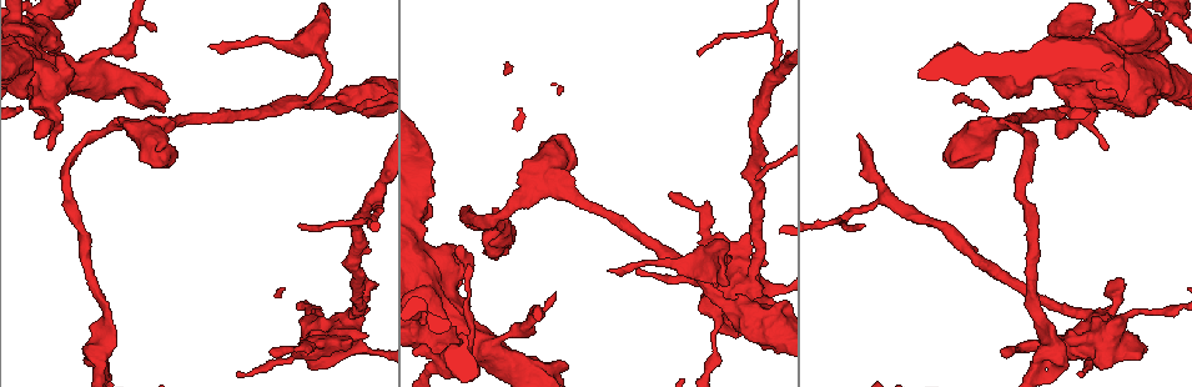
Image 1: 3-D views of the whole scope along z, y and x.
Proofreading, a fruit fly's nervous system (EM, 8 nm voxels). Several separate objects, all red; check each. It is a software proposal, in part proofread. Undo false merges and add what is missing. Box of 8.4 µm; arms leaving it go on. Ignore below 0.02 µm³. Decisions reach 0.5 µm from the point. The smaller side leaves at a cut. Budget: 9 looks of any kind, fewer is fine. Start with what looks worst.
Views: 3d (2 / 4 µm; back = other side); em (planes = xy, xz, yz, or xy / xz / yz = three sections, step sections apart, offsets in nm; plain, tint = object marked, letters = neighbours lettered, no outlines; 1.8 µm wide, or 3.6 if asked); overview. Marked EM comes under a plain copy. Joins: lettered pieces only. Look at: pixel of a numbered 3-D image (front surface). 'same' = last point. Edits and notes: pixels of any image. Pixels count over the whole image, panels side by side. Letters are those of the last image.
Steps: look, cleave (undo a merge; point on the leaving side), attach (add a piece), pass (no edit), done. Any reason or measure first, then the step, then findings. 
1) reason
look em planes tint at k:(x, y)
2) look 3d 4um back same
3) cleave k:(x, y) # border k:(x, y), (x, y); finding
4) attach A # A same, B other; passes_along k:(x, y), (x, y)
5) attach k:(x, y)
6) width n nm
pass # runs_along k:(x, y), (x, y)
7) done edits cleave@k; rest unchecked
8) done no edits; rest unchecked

sudden change in width
look 3d 4um at 1:(1078, 102)

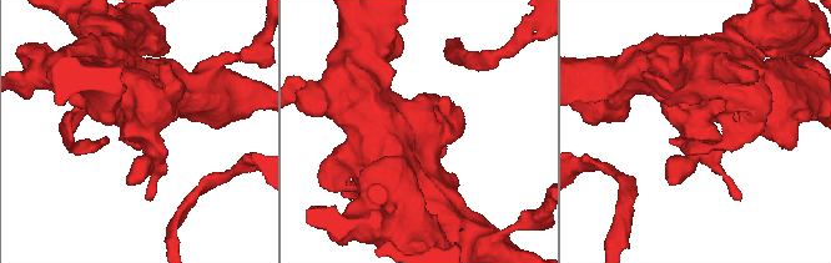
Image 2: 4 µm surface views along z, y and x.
shape alone is not enough
look em planes letters at 2:(702, 126)

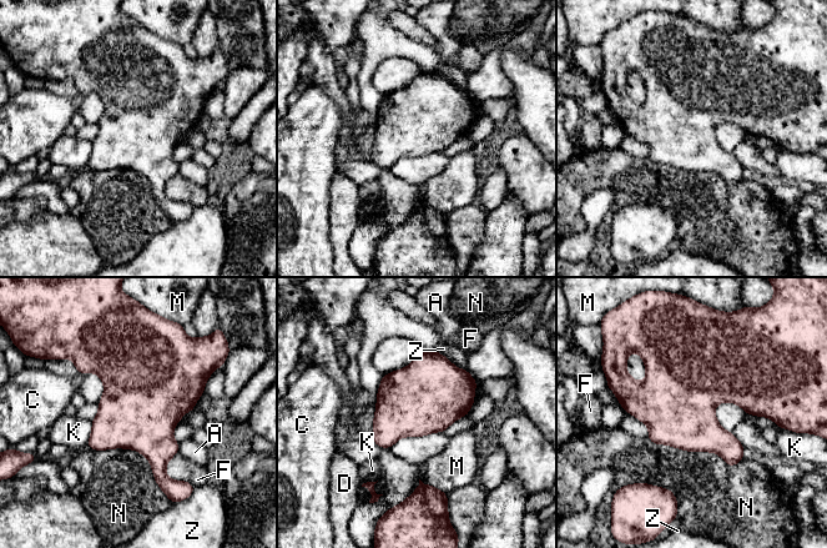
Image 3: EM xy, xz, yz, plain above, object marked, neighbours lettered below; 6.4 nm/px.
pass # A other, C other, D other, F other, K other, M other, N other, Z other; border 3:(87, 447), (139, 451), (169, 498); all the same neuron

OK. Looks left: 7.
sharp bend
look 3d 2um at 1:(442, 354)

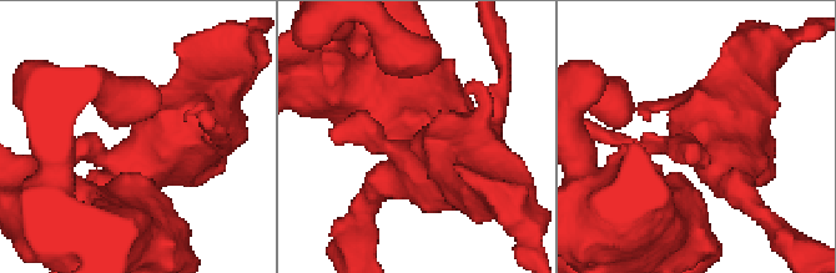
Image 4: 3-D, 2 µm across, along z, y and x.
look em xy step 16 tint at 4:(137, 178)

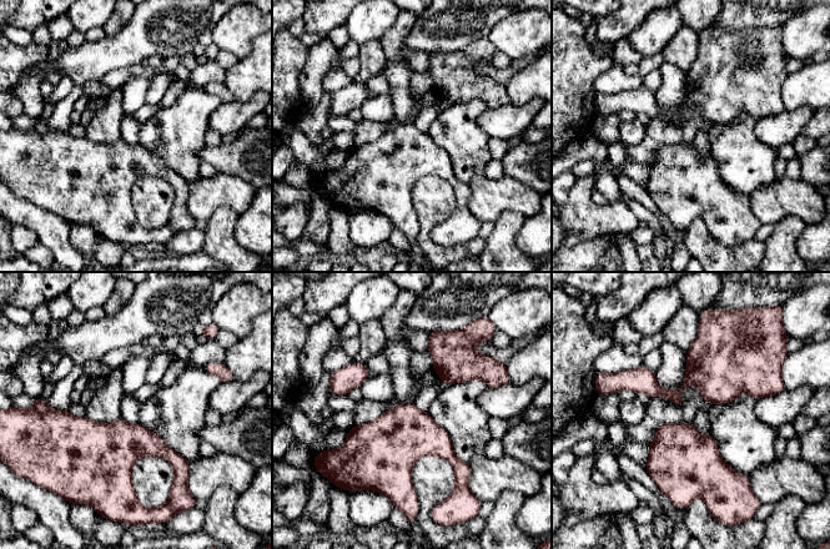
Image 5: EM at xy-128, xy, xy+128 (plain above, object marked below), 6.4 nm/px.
look em planes letters same

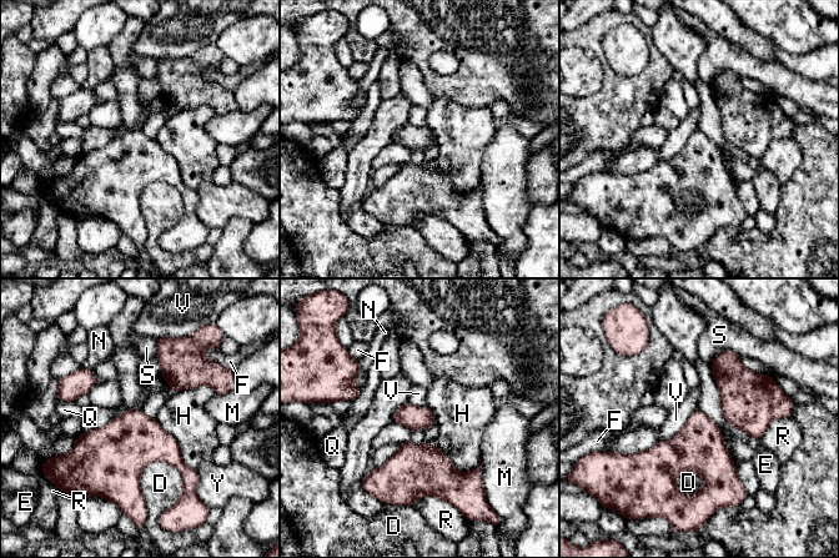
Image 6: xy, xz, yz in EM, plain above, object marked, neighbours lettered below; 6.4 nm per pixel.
longest_contact H 420 nm
pass # D other, E other, F other, H other, M other, N other, Q other, R other, S other, V other, Y other; border 6:(697, 408), (672, 437), (658, 442); one neuron here

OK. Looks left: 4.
look em planes letters at 1:(670, 191)

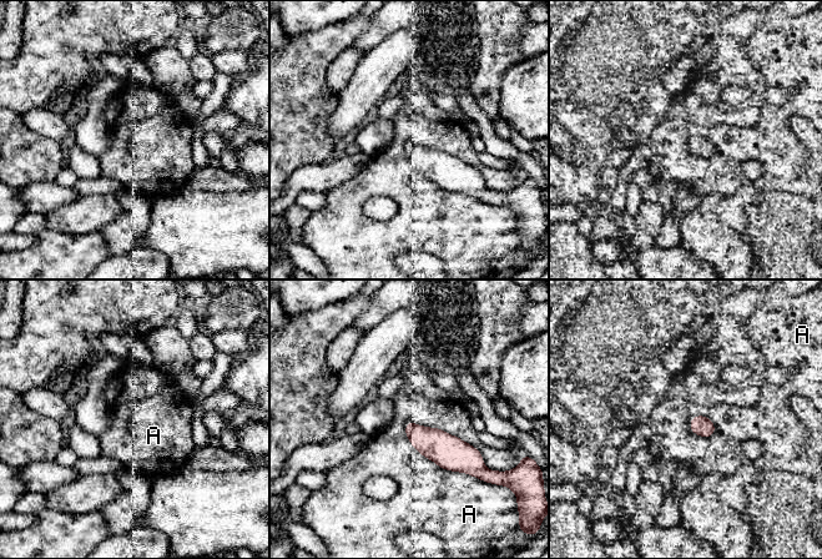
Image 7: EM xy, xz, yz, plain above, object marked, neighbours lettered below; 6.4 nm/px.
pass # A other; border 7:(406, 423), (459, 437), (484, 464); none of them fits

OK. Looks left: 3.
thick end
look 3d 2um at 1:(163, 92)

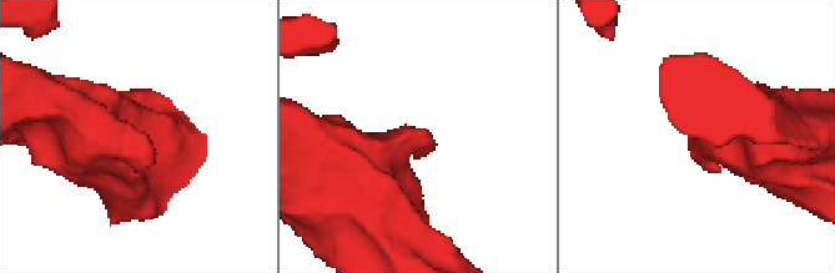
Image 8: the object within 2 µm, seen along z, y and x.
look em planes letters at 8:(424, 132)

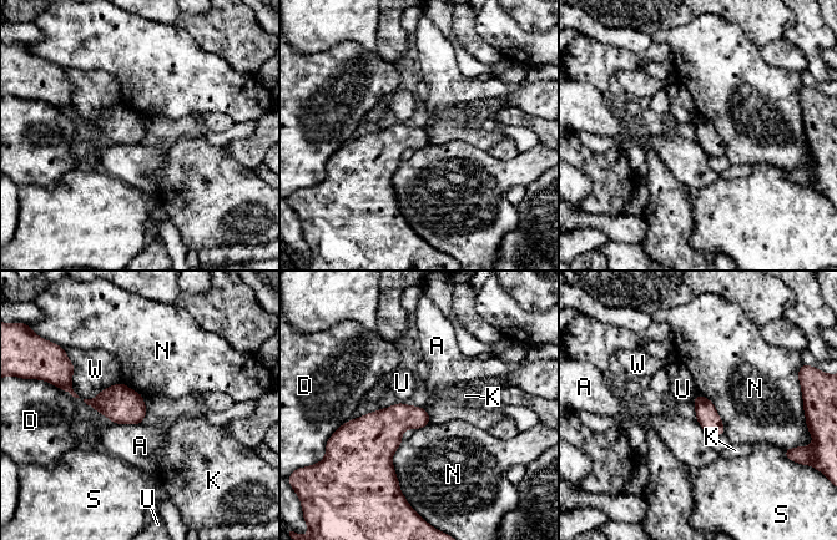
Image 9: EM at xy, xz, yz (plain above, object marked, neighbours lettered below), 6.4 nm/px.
pass # A other, D other, K other, N other, S other, U other, W other; border 9:(111, 422), (141, 423); none of them fits

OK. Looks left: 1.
done no edits; rest unchecked

